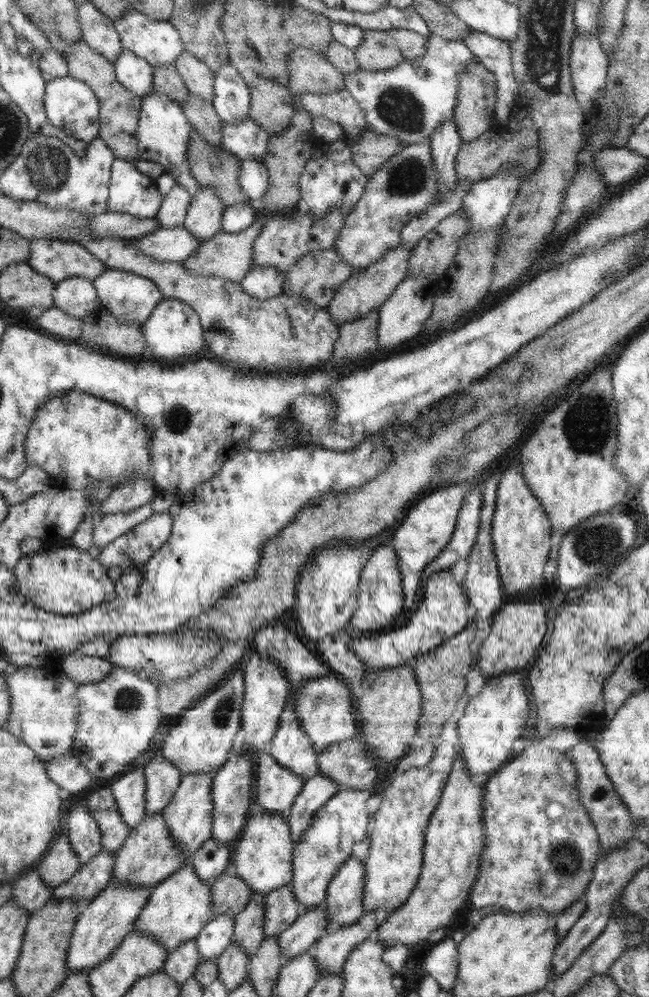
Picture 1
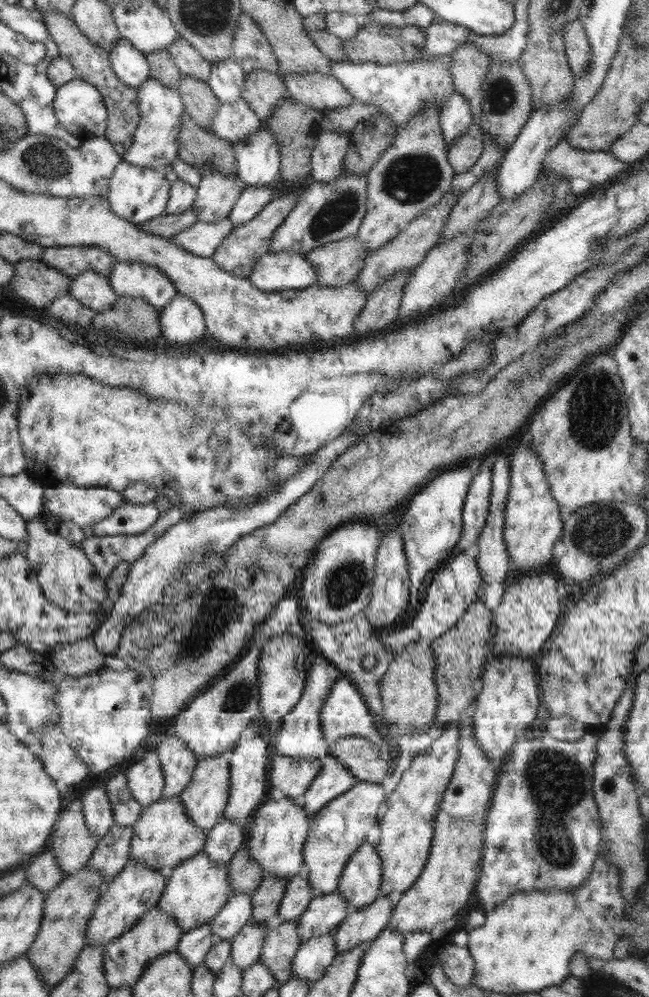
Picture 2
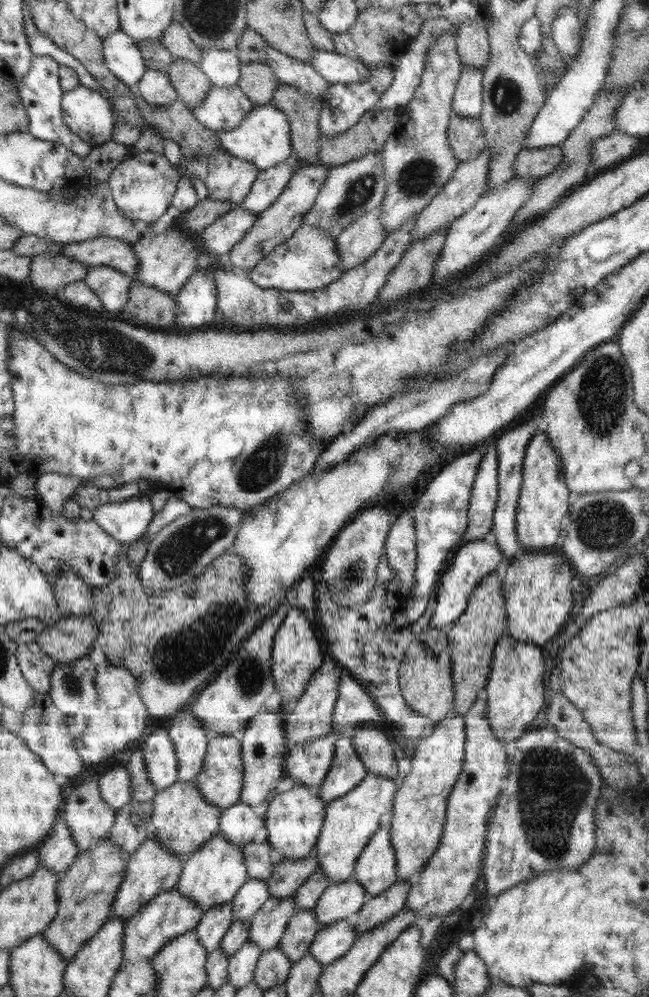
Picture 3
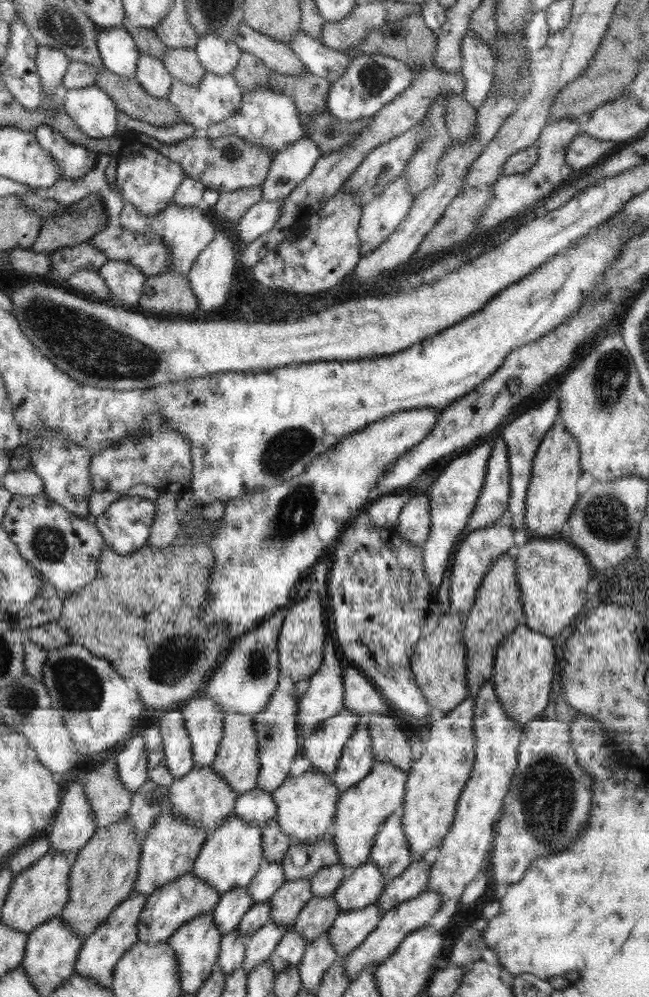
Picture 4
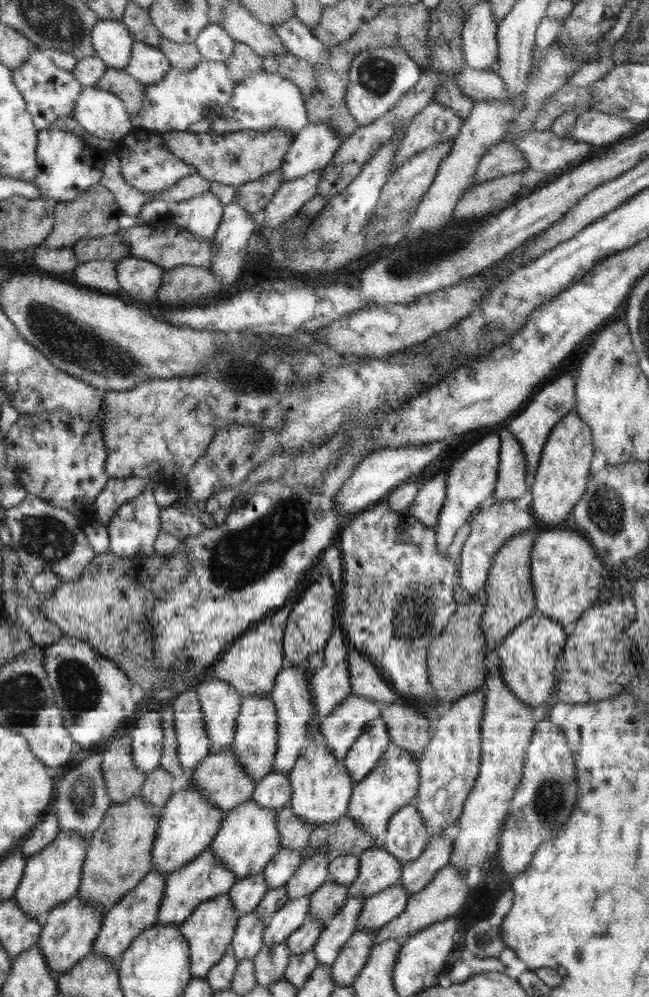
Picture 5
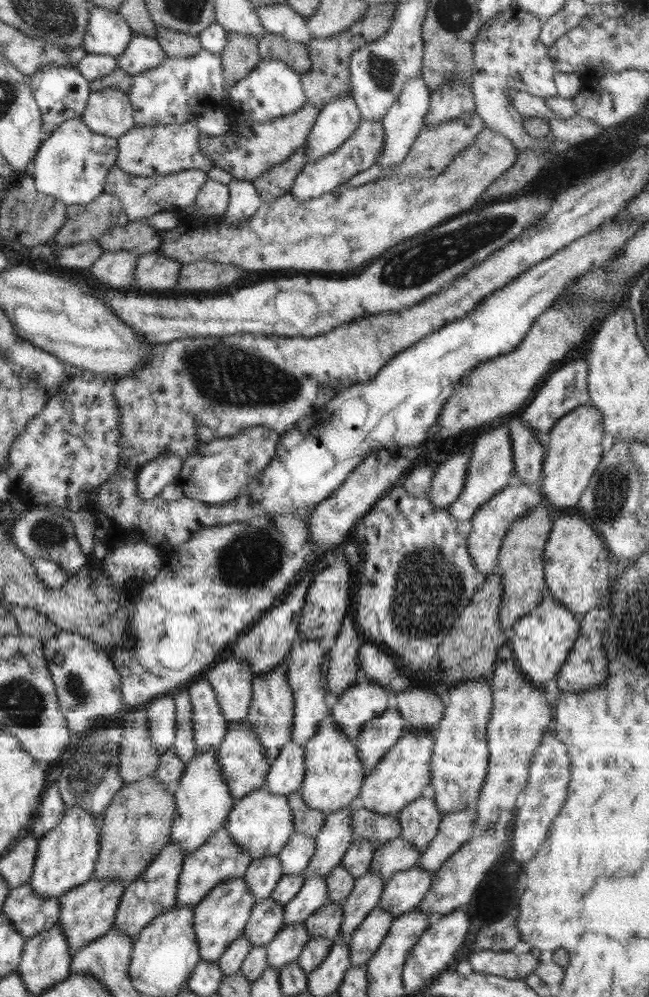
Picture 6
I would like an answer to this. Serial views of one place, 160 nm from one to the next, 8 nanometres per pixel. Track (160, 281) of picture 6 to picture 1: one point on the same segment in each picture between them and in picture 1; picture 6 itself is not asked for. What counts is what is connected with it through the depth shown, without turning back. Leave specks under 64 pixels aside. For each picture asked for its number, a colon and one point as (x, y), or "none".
1: (76, 296)
2: (93, 290)
3: (112, 286)
4: (126, 282)
5: (140, 279)

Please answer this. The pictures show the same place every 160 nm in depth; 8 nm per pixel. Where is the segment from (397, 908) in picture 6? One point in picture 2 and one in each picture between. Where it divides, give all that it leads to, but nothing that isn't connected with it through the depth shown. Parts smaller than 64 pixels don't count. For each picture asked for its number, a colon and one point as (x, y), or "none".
2: (313, 957)
3: (332, 941)
4: (351, 928)
5: (378, 909)

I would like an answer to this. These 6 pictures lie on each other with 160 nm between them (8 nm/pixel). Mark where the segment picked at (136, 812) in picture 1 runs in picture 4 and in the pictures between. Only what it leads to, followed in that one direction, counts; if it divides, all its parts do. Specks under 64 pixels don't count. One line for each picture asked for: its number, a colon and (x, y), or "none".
2: (145, 779)
3: (162, 765)
4: (177, 745)

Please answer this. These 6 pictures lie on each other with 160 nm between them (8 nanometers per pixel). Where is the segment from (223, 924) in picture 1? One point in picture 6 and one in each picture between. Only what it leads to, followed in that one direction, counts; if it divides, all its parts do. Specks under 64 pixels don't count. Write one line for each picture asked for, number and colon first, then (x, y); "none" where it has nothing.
2: (226, 925)
3: (253, 893)
4: (270, 877)
5: (282, 866)
6: (294, 857)

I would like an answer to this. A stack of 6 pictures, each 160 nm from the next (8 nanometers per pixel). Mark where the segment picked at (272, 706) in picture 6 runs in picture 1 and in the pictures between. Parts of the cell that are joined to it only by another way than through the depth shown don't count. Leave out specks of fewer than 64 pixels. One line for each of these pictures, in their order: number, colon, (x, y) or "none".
1: (189, 815)
2: (206, 796)
3: (220, 781)
4: (237, 761)
5: (255, 741)

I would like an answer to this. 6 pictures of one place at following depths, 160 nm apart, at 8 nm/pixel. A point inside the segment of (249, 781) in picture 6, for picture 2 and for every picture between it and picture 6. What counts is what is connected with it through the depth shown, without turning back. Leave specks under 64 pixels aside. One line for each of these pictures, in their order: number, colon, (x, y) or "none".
2: (163, 837)
3: (183, 820)
4: (204, 798)
5: (220, 776)

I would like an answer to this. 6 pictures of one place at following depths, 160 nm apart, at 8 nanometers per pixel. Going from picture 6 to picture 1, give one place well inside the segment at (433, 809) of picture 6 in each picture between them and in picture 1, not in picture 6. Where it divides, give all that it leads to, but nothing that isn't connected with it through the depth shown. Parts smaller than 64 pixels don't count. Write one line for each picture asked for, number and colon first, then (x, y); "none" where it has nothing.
1: (344, 899)
2: (360, 881)
3: (375, 870)
4: (391, 852)
5: (406, 837)

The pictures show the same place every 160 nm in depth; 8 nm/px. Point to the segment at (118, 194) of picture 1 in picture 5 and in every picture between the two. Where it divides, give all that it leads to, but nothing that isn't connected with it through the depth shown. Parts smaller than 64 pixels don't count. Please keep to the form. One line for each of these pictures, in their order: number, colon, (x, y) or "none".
2: (136, 193)
3: (143, 185)
4: (147, 179)
5: (146, 164)

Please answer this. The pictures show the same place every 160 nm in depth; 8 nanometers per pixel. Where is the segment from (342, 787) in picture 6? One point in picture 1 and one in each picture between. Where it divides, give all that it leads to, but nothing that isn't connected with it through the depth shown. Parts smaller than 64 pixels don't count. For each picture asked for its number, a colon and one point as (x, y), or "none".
1: (263, 858)
2: (279, 829)
3: (293, 820)
4: (306, 804)
5: (321, 785)

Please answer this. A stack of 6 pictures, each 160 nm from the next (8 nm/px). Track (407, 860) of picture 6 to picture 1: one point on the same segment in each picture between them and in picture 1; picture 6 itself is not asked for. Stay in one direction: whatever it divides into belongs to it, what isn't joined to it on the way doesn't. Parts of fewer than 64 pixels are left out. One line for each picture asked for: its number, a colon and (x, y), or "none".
1: (311, 925)
2: (324, 913)
3: (340, 901)
4: (364, 886)
5: (378, 869)

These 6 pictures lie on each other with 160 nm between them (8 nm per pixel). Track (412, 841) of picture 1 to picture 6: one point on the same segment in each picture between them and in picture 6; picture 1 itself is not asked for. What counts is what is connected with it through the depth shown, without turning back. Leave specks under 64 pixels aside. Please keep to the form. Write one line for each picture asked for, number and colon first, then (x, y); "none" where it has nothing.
2: (407, 828)
3: (420, 802)
4: (434, 784)
5: (449, 765)
6: (458, 765)

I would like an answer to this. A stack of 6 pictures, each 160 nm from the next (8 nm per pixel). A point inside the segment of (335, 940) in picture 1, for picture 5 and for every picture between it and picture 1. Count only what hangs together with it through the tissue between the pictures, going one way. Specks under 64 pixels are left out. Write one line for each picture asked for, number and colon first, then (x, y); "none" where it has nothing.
2: (362, 925)
3: (377, 909)
4: (413, 881)
5: (417, 874)

